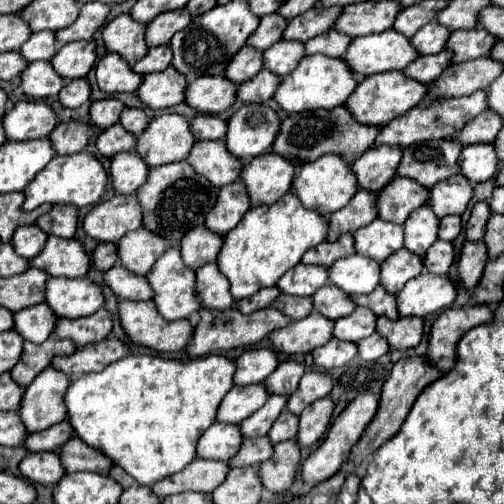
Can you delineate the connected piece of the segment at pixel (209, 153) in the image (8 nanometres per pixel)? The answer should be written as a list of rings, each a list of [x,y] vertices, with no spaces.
[[[197,141],[187,159],[195,171],[205,175],[215,187],[225,187],[239,179],[243,171],[243,159],[227,151],[225,141]]]

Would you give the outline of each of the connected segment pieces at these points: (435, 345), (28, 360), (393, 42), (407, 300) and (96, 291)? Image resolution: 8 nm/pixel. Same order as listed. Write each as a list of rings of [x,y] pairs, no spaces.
[[[475,303],[465,307],[451,307],[439,315],[431,327],[427,357],[433,367],[449,371],[457,361],[457,343],[473,327],[489,323],[493,311],[487,303]]]
[[[47,339],[45,343],[29,343],[25,341],[25,351],[21,355],[21,361],[11,369],[13,379],[27,387],[47,365],[51,365],[51,359],[55,355],[71,355],[75,353],[75,343],[71,343],[71,339]]]
[[[389,29],[383,33],[353,39],[343,59],[357,75],[405,69],[411,61],[419,57],[417,49],[411,45],[413,43],[409,37],[395,29]]]
[[[423,271],[397,293],[397,309],[401,317],[427,317],[449,307],[457,297],[457,285],[449,275]]]
[[[53,277],[47,281],[45,303],[53,307],[59,317],[79,319],[101,309],[105,297],[101,287],[87,277]]]

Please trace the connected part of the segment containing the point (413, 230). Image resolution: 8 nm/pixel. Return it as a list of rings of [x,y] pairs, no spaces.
[[[423,205],[411,213],[405,227],[405,247],[425,257],[427,249],[437,241],[439,233],[439,217],[431,211],[431,207]]]

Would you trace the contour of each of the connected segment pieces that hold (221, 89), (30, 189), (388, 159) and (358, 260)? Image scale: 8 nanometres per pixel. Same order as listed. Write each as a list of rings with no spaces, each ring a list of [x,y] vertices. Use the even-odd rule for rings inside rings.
[[[199,77],[187,85],[187,103],[201,113],[223,113],[237,101],[237,85],[227,77]]]
[[[81,151],[75,155],[56,155],[27,185],[23,209],[33,211],[43,203],[53,203],[53,205],[55,203],[71,203],[75,207],[95,205],[99,201],[99,197],[105,193],[107,183],[109,183],[107,171],[105,171],[103,163],[93,153]]]
[[[379,145],[361,155],[353,163],[359,187],[379,193],[395,175],[401,163],[403,149],[399,145]]]
[[[347,255],[329,269],[329,281],[349,295],[371,293],[381,283],[381,265],[365,255]]]

